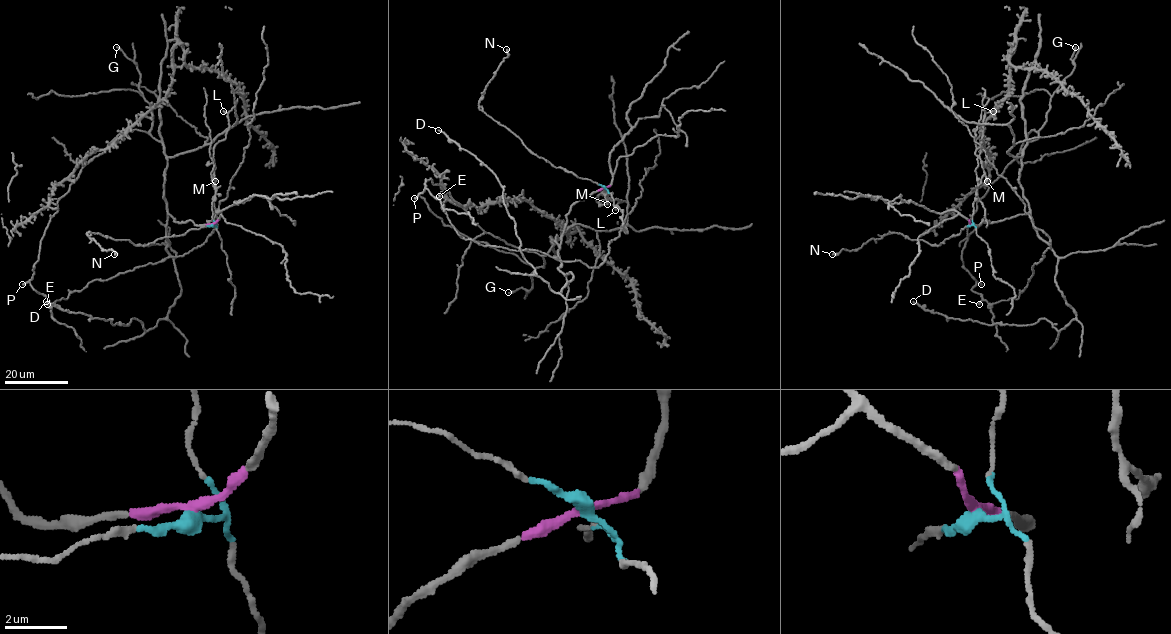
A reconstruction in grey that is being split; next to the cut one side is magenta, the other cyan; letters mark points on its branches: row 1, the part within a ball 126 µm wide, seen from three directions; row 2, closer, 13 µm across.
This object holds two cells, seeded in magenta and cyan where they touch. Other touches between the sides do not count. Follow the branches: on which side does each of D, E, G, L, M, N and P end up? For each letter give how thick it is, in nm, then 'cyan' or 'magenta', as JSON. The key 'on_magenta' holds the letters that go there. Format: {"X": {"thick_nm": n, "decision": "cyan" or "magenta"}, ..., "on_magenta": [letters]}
{"D": {"thick_nm": 180, "decision": "magenta"}, "E": {"thick_nm": 400, "decision": "magenta"}, "G": {"thick_nm": 260, "decision": "magenta"}, "L": {"thick_nm": 300, "decision": "cyan"}, "M": {"thick_nm": 550, "decision": "cyan"}, "N": {"thick_nm": 320, "decision": "cyan"}, "P": {"thick_nm": 320, "decision": "magenta"}, "on_magenta": ["D", "E", "G", "P"]}

